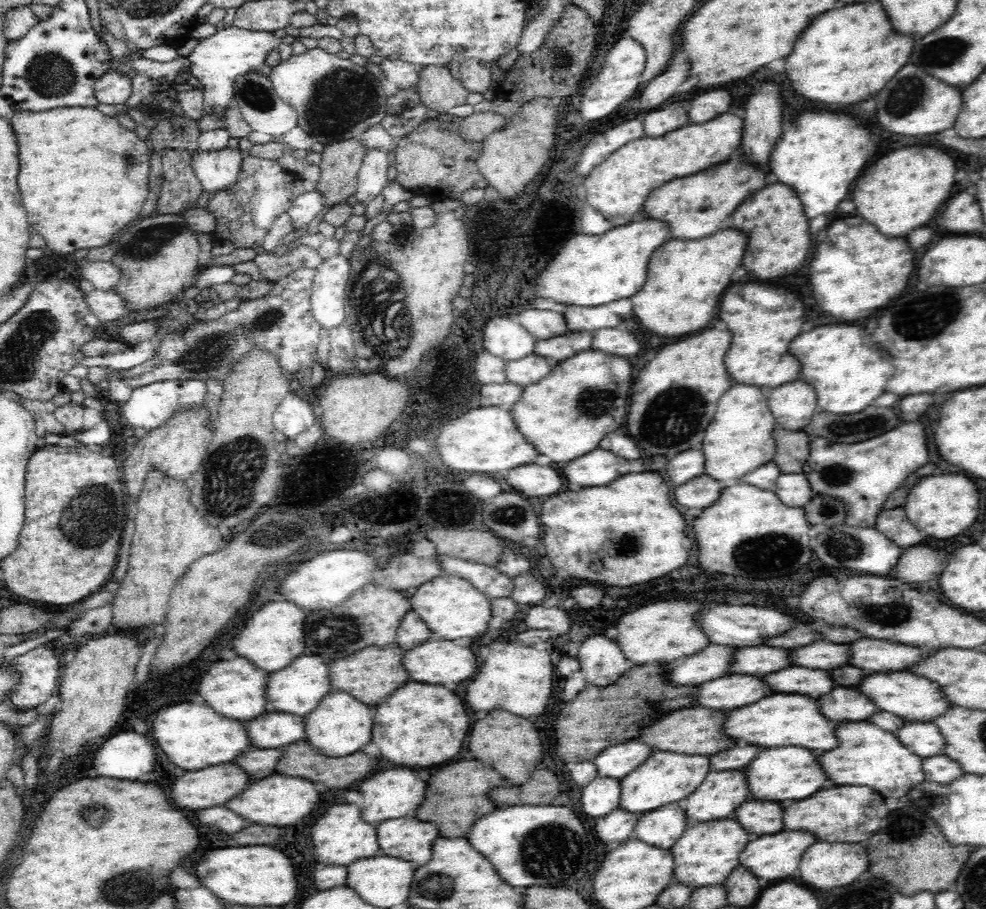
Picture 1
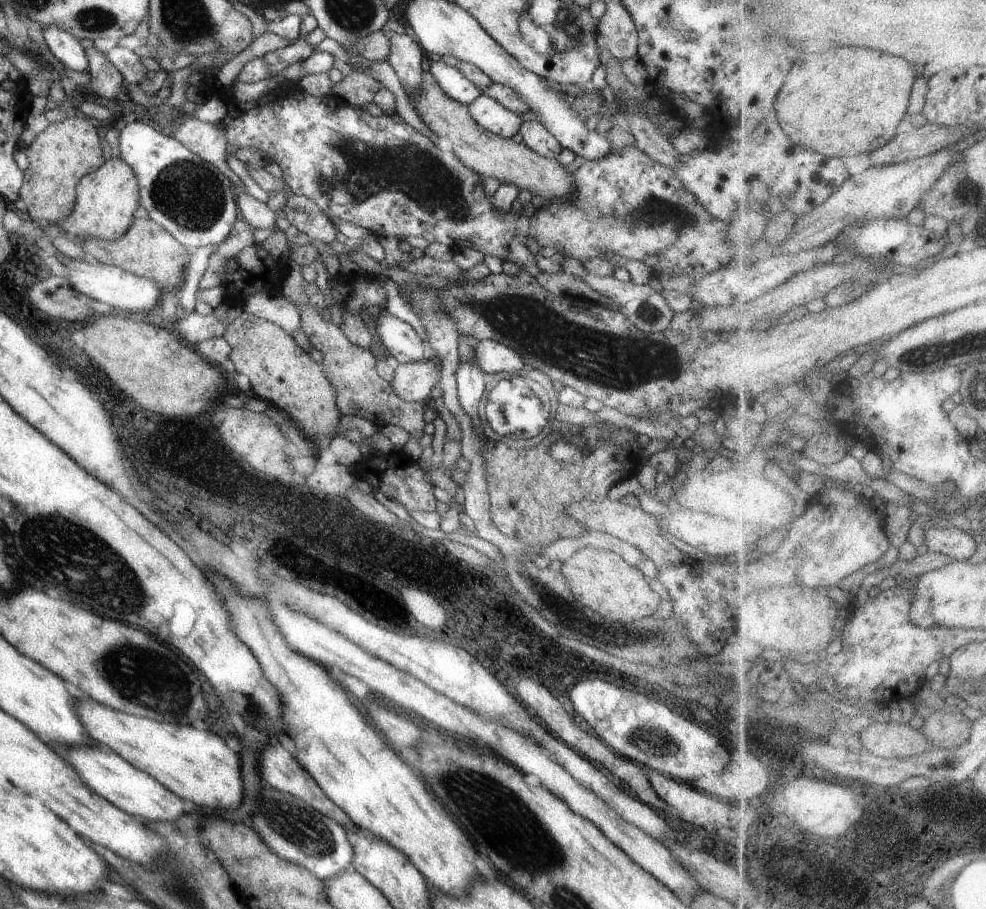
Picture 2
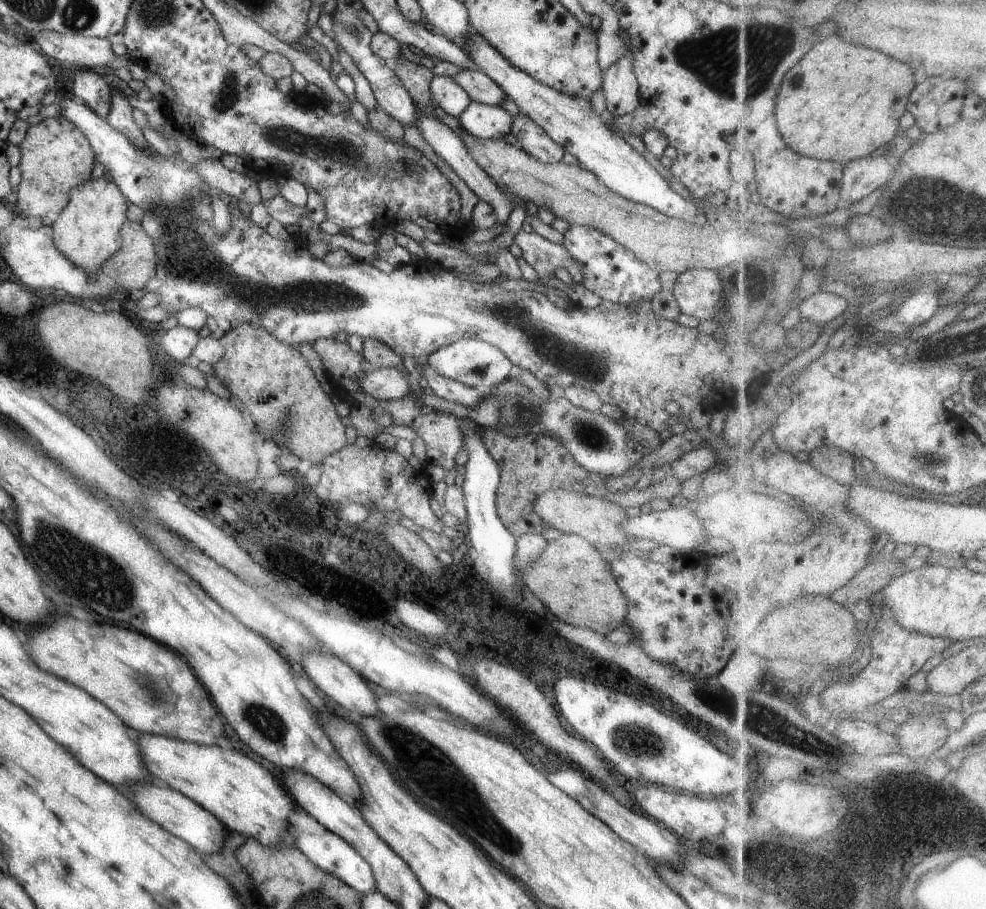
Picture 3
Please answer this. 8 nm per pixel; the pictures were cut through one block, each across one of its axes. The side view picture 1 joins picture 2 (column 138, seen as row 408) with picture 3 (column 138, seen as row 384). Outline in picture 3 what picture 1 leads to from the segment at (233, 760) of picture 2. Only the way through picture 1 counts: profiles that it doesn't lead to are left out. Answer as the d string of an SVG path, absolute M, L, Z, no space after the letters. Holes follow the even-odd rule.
M140 734L140 736L138 736L137 745L140 748L139 753L141 754L145 768L148 770L149 774L152 775L153 779L156 778L157 782L158 780L164 780L164 782L162 782L163 784L169 785L171 789L179 791L190 798L190 800L197 802L202 808L210 811L218 818L218 820L220 820L228 832L234 830L234 832L241 834L243 839L252 837L266 846L276 846L282 841L285 843L290 842L289 831L287 828L289 825L289 816L293 813L292 798L290 798L288 792L282 788L282 784L280 784L266 768L262 768L258 762L246 758L246 756L240 754L240 752L232 752L232 750L226 750L226 748L220 748L220 746L200 746L200 744L194 744L194 742L186 742L186 744L184 744L182 740L174 740L174 738L166 738L166 736L154 736L154 734Z

